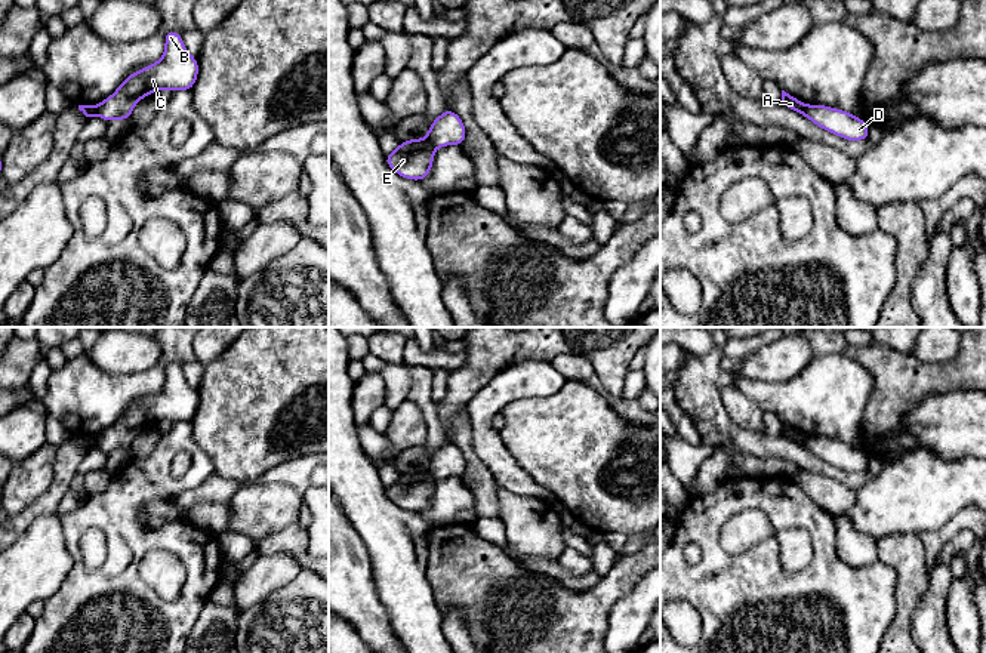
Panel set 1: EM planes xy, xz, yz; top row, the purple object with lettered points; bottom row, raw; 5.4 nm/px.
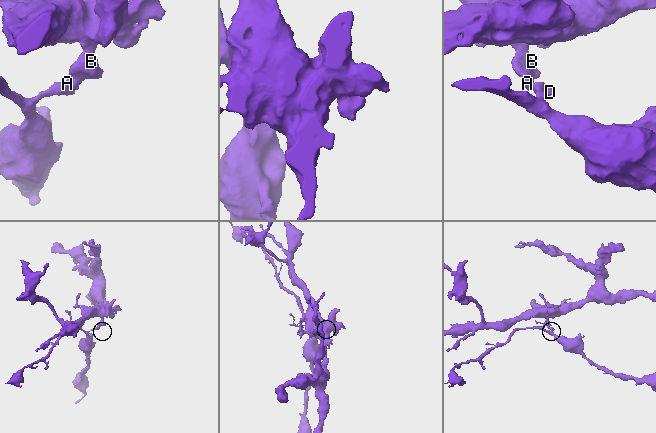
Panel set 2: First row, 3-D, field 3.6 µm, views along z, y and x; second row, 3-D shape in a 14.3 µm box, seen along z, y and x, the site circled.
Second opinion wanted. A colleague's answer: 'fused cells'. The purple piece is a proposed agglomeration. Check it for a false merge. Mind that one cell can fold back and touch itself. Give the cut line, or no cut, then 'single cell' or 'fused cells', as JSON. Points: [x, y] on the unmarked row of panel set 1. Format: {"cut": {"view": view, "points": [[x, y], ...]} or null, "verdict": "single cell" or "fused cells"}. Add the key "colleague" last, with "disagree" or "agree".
{"cut": {"view": "xz", "points": [[425, 470], [436, 479]]}, "verdict": "fused cells", "colleague": "agree"}

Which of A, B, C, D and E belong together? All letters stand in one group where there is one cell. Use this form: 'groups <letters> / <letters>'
groups A B C / D E

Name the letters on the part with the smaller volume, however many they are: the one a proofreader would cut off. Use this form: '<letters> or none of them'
D, E

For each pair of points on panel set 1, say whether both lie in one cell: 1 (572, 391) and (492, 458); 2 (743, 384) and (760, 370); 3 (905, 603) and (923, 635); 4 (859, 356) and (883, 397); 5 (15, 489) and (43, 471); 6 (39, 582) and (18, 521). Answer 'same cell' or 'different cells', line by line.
1: different cells
2: different cells
3: different cells
4: same cell
5: same cell
6: different cells

